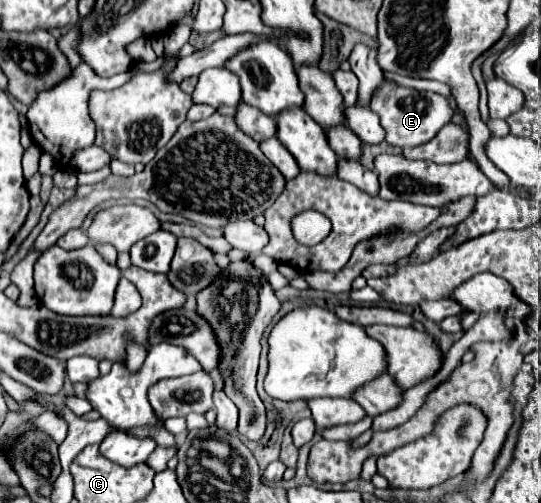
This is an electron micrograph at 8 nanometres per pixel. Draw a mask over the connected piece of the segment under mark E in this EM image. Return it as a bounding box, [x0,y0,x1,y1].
[371,81,453,147]

